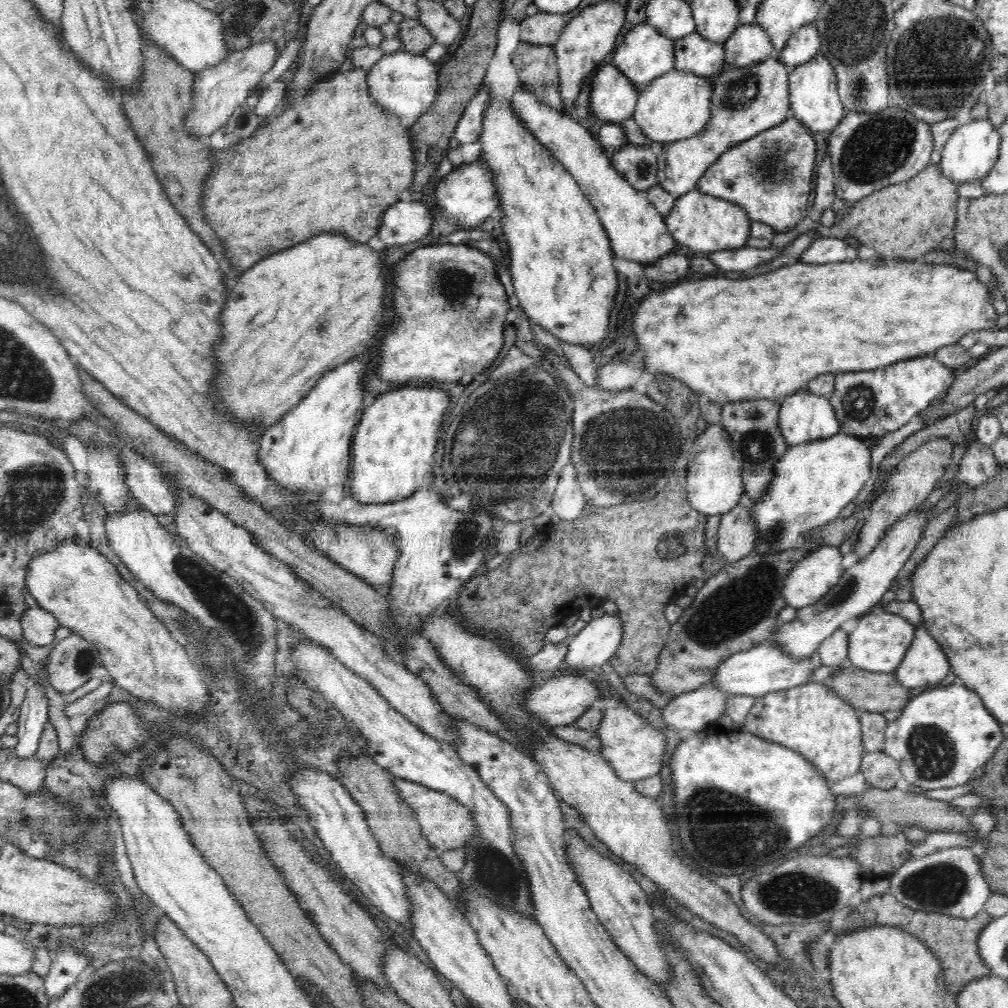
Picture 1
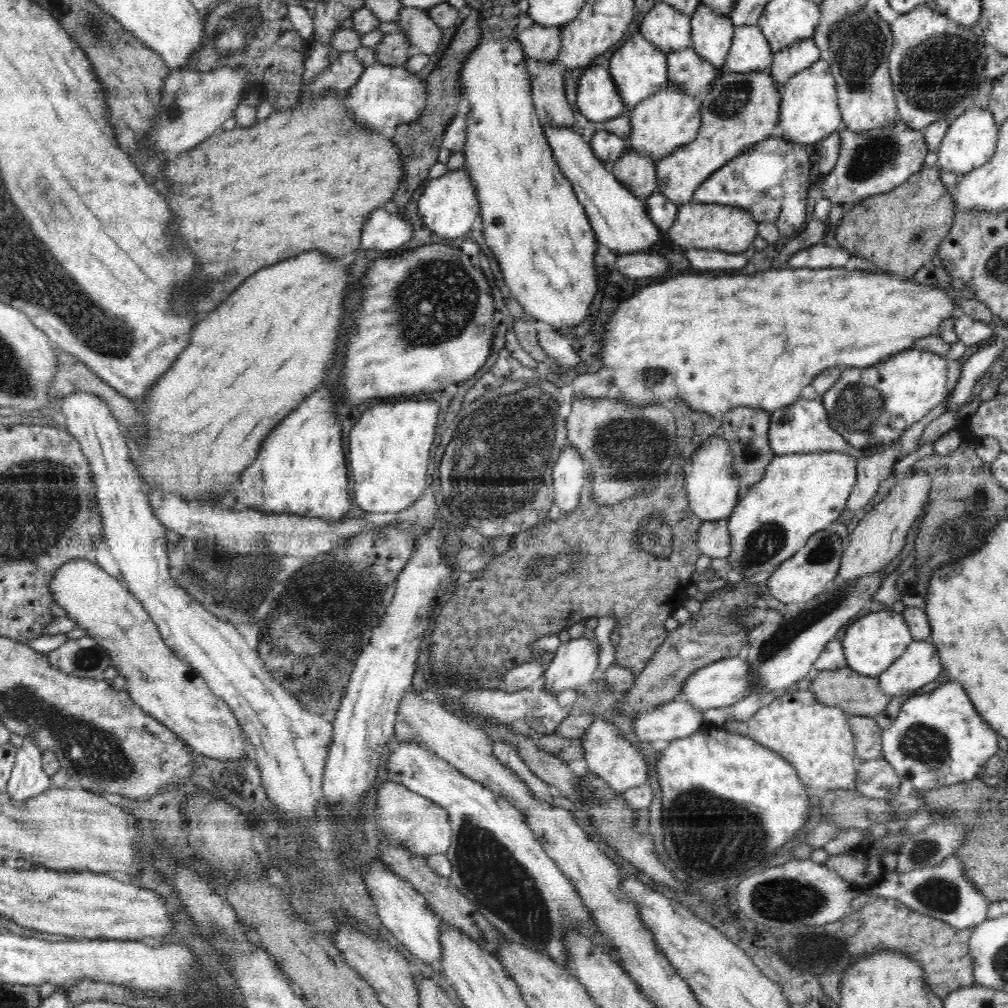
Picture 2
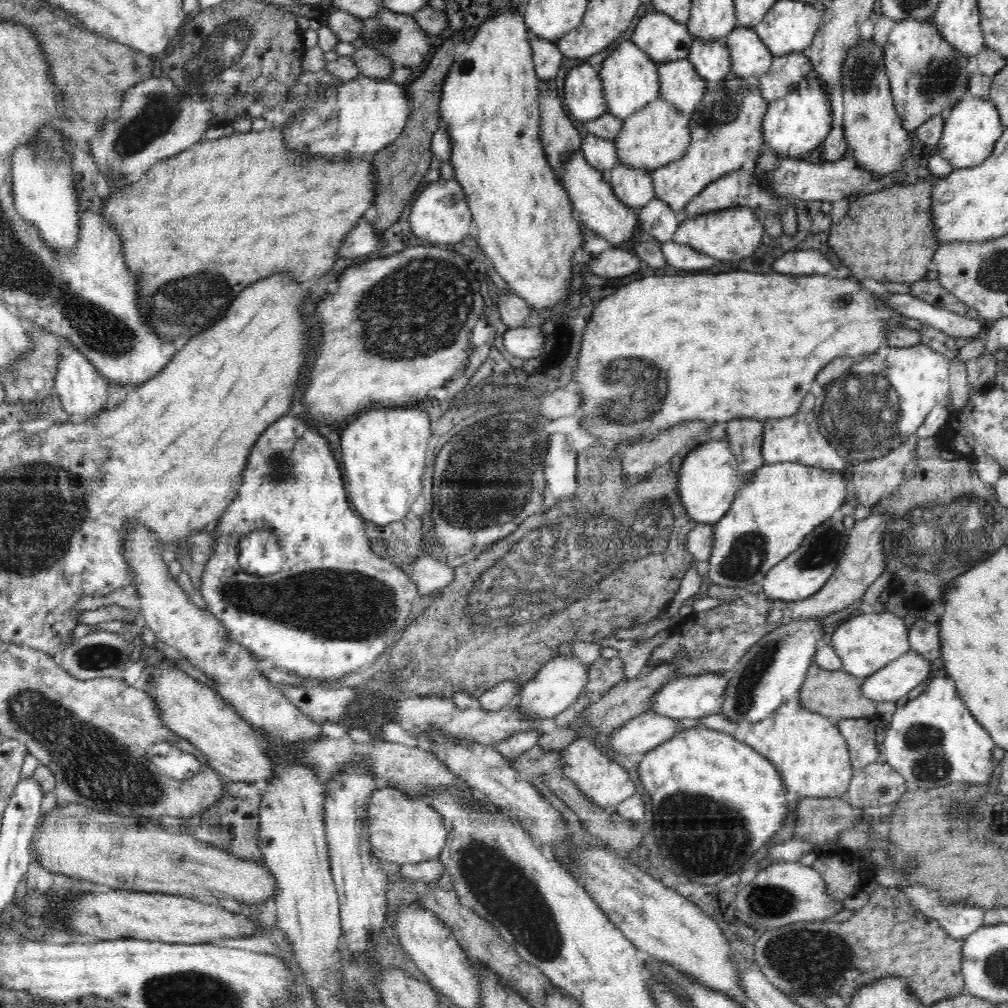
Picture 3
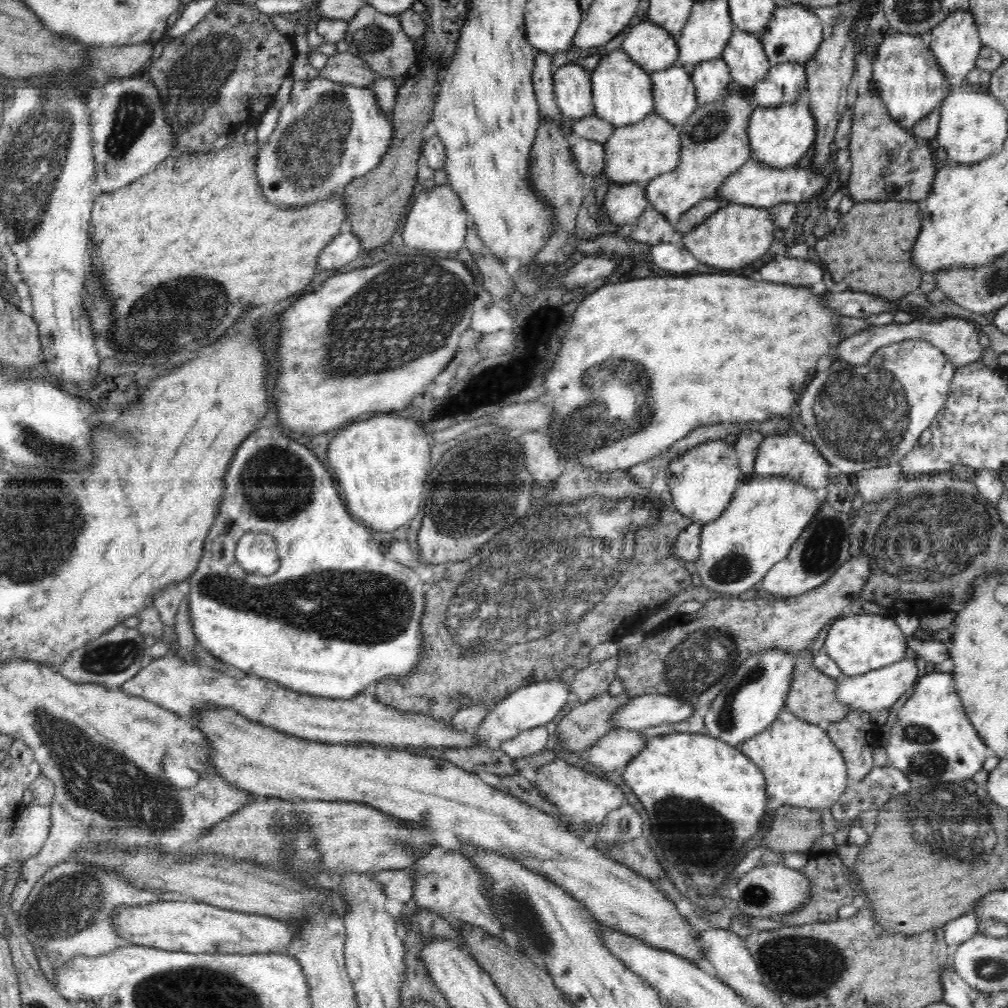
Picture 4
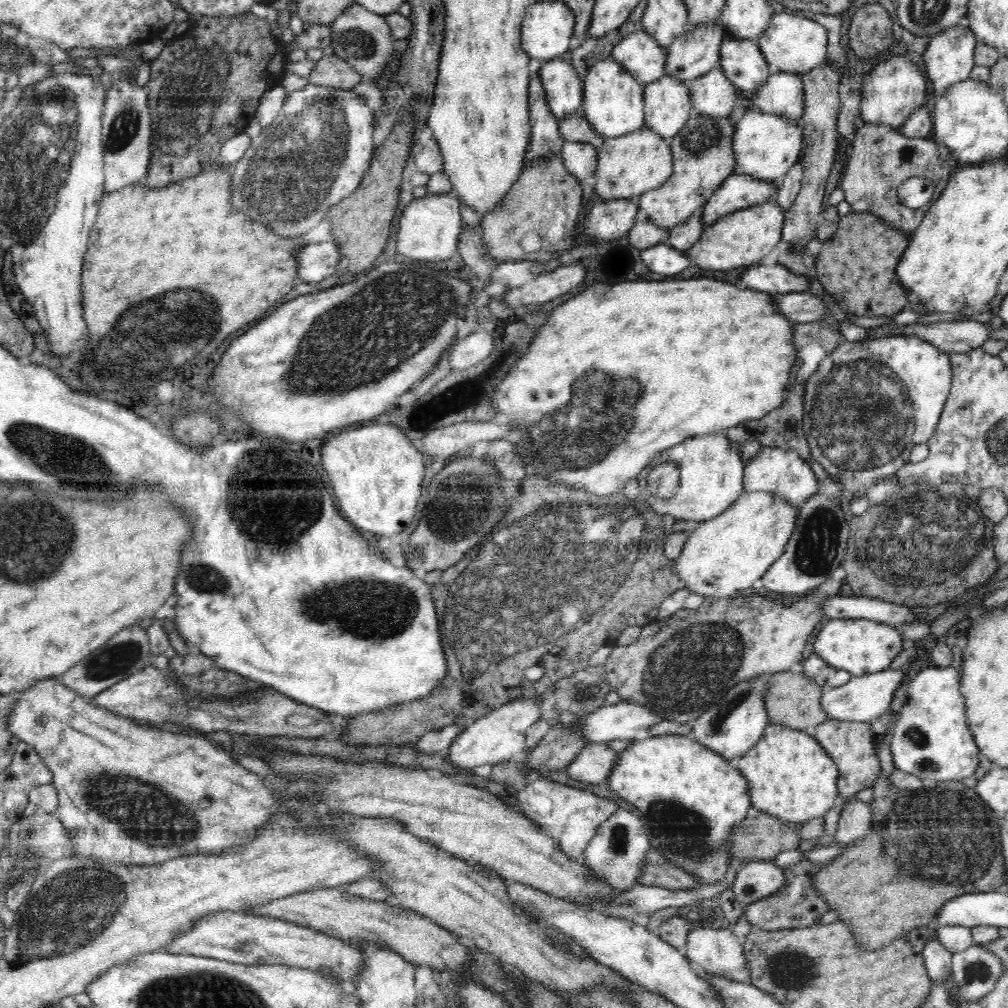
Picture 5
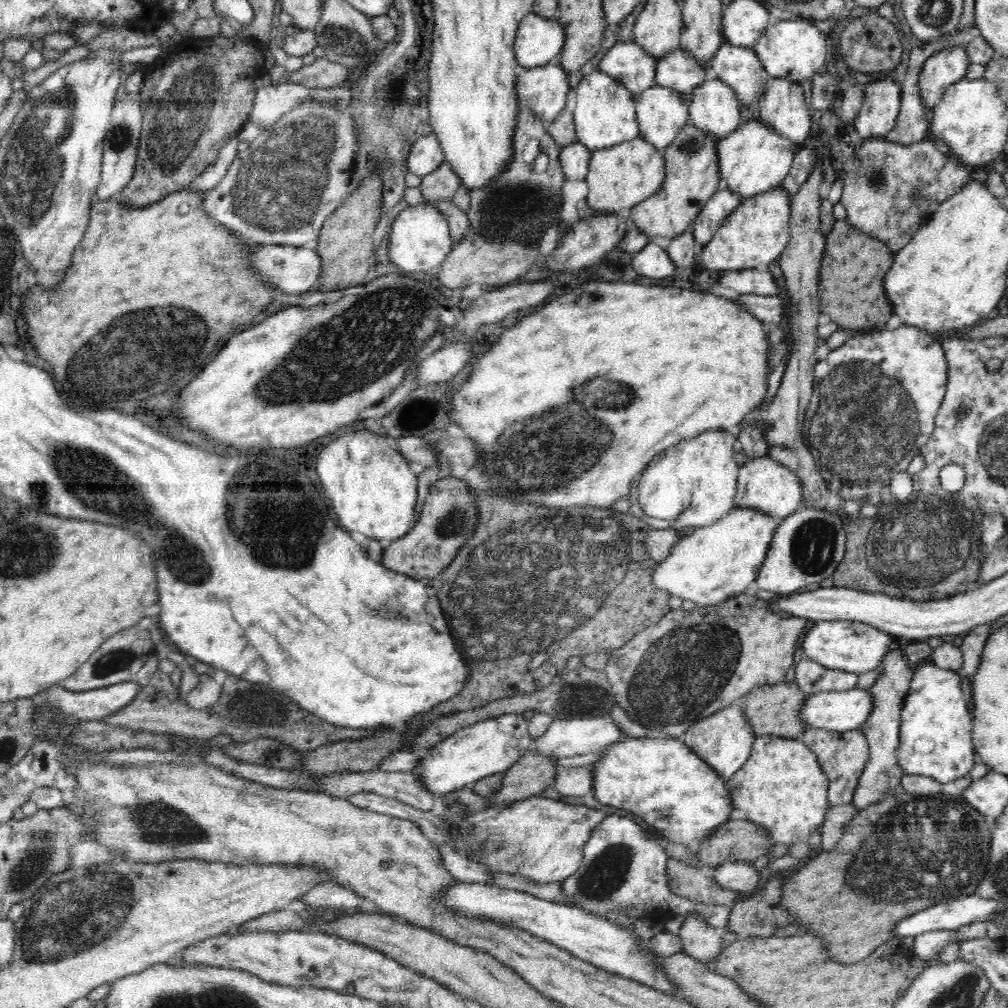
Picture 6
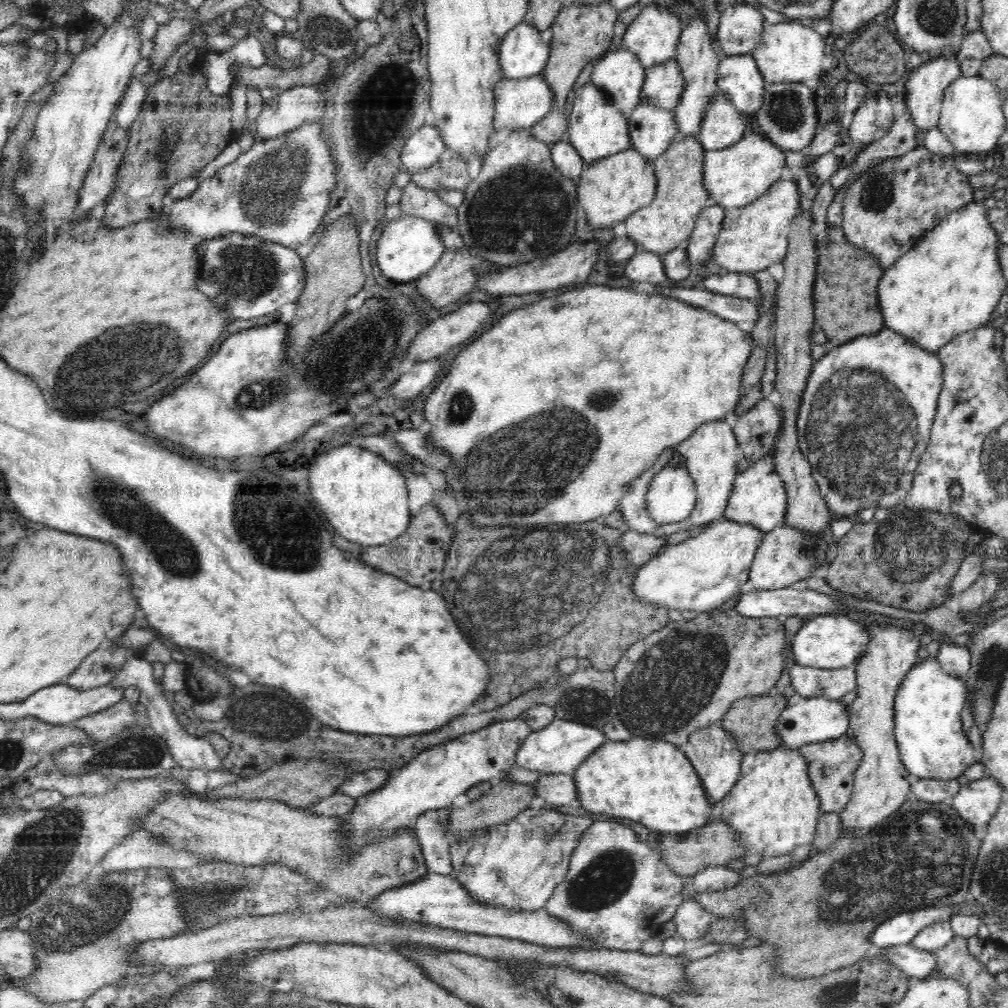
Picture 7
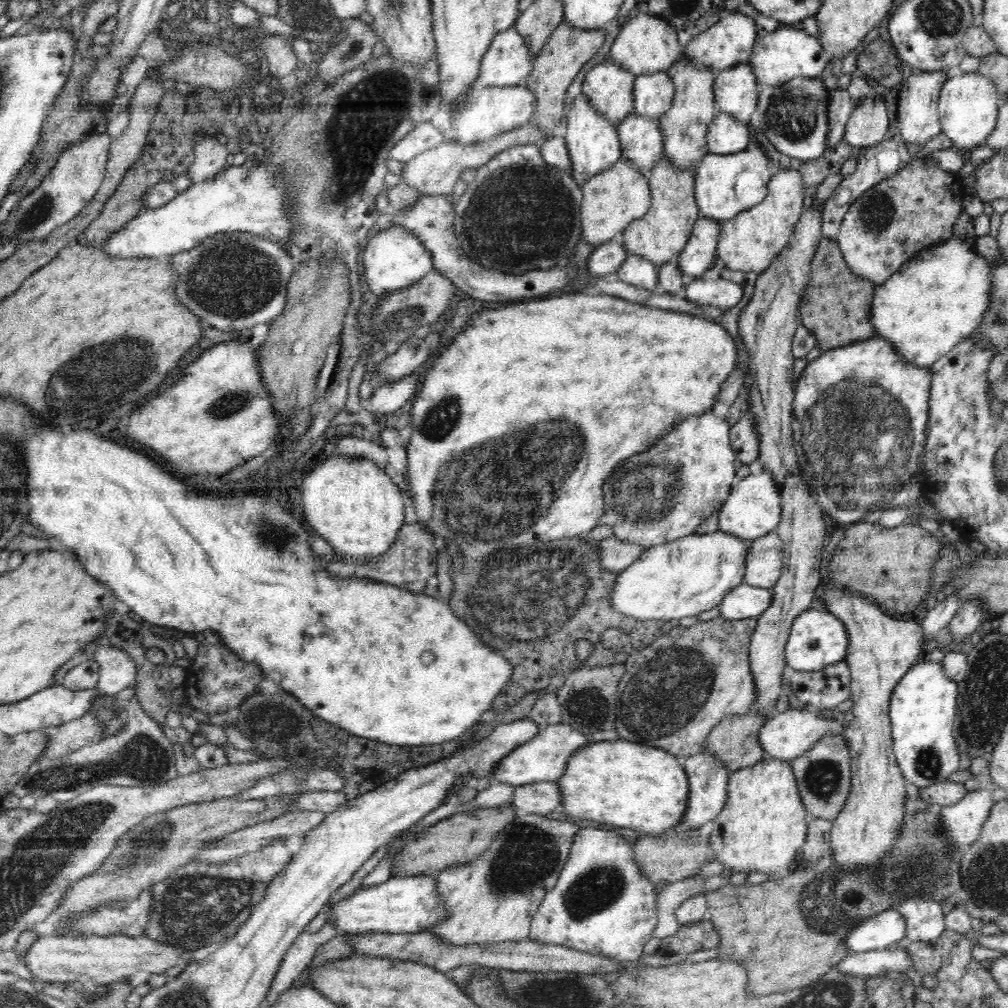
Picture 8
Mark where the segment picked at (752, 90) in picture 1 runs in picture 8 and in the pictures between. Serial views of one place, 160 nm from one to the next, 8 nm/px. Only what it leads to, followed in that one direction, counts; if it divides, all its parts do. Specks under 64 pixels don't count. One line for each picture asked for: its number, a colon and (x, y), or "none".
2: (740, 109)
3: (725, 128)
4: (714, 141)
5: (703, 157)
6: (692, 175)
7: (680, 196)
8: (659, 236)

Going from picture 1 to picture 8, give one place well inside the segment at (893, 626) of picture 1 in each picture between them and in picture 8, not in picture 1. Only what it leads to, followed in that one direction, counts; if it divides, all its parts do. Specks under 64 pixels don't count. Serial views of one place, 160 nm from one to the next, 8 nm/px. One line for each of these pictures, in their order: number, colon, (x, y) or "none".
2: (871, 644)
3: (866, 643)
4: (861, 643)
5: (861, 646)
6: (848, 645)
7: (826, 641)
8: (817, 639)

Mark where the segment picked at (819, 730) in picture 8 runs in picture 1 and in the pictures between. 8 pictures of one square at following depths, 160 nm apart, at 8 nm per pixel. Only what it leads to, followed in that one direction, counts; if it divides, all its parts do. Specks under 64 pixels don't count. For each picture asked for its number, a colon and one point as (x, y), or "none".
1: (924, 662)
2: (920, 663)
3: (892, 683)
4: (873, 691)
5: (865, 698)
6: (838, 711)
7: (810, 721)

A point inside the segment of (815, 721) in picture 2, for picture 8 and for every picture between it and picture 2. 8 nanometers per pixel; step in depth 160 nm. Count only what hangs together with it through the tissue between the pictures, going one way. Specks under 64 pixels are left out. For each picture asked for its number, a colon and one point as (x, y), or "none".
3: (812, 758)
4: (802, 768)
5: (789, 776)
6: (781, 787)
7: (773, 808)
8: (763, 823)

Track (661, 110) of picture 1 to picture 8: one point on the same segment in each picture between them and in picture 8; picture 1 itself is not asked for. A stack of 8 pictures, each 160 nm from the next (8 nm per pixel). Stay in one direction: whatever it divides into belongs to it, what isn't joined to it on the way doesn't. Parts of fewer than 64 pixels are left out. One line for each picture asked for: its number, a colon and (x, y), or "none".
2: (667, 120)
3: (656, 135)
4: (635, 154)
5: (629, 165)
6: (620, 177)
7: (613, 188)
8: (620, 194)

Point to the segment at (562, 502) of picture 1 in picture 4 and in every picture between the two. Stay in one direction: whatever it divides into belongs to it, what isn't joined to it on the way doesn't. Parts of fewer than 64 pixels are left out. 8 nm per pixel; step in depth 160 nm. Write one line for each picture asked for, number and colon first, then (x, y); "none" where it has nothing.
2: (568, 475)
3: (560, 467)
4: (541, 461)

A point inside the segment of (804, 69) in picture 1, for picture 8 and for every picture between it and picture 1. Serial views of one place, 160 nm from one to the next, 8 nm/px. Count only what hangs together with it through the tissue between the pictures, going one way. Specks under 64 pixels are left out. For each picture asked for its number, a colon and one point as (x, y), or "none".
2: (809, 111)
3: (796, 123)
4: (779, 137)
5: (766, 146)
6: (753, 159)
7: (734, 176)
8: (725, 185)

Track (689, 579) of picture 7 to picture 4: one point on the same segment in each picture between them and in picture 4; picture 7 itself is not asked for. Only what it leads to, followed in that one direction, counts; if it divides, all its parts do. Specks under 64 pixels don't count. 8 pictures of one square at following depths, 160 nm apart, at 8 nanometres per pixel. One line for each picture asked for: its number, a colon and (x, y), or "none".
4: (764, 518)
5: (722, 556)
6: (715, 562)

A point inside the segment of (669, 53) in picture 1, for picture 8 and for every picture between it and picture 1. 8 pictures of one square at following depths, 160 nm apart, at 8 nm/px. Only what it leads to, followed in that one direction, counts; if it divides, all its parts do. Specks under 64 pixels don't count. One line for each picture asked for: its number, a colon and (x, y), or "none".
2: (639, 69)
3: (630, 79)
4: (622, 92)
5: (613, 104)
6: (604, 116)
7: (596, 128)
8: (592, 140)

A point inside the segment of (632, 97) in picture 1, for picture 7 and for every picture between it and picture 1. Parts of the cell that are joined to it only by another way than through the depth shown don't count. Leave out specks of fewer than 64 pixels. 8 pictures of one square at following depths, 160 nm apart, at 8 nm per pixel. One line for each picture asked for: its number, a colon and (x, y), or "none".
2: (597, 98)
3: (583, 92)
4: (572, 84)
5: (564, 90)
6: (543, 90)
7: (519, 103)

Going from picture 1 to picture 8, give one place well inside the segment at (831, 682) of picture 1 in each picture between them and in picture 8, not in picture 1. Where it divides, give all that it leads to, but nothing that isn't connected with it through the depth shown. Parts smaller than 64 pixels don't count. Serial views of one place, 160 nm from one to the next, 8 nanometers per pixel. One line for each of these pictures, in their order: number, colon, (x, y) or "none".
2: (858, 695)
3: (838, 694)
4: (812, 698)
5: (793, 700)
6: (774, 710)
7: (752, 721)
8: (735, 741)

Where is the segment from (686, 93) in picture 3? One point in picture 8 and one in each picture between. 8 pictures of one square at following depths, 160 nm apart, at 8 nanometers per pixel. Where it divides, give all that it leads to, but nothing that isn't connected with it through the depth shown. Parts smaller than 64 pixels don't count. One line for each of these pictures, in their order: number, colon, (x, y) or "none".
4: (674, 99)
5: (667, 101)
6: (662, 113)
7: (652, 129)
8: (640, 137)

